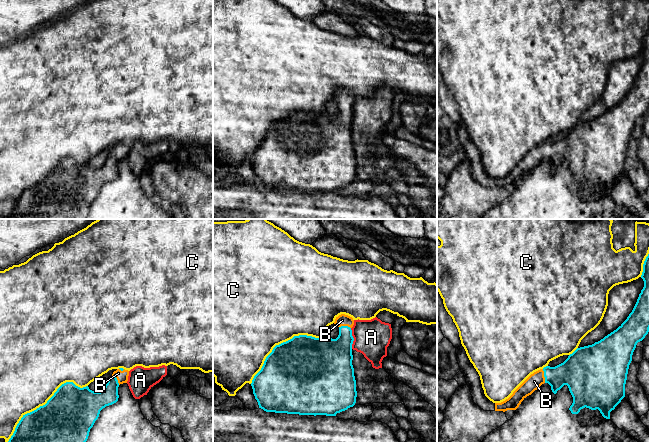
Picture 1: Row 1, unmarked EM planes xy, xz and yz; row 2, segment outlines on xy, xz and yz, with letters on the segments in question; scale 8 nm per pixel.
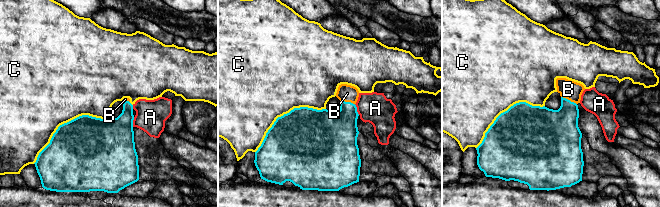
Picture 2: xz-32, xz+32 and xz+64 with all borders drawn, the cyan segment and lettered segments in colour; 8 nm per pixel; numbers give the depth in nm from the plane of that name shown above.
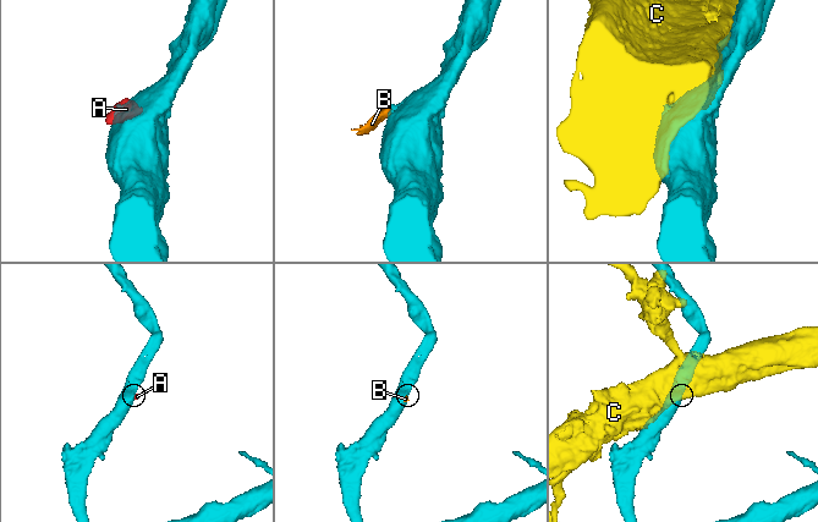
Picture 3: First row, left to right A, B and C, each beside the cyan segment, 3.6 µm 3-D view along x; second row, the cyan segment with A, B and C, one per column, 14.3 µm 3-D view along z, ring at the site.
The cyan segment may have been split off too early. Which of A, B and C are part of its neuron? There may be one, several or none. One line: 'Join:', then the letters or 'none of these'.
Join: B

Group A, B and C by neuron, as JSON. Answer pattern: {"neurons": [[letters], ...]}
{"neurons": [["A"], ["B"], ["C"]]}

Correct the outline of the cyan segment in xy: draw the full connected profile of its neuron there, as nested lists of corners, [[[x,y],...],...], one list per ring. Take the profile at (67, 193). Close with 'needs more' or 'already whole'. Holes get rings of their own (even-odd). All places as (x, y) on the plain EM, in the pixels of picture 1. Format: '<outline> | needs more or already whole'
[[[123,144],[117,145],[100,168],[94,168],[88,162],[80,164],[73,158],[62,160],[45,181],[23,191],[7,219],[85,219],[90,205],[99,193],[100,187],[118,177],[118,163],[120,160],[127,159],[128,152],[128,146]]] | needs more

